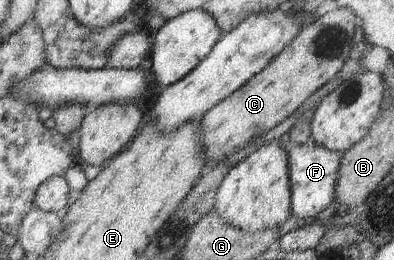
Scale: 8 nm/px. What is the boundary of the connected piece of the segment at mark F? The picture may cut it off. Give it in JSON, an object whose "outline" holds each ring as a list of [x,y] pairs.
{"outline":[[[290,145],[287,148],[287,168],[291,185],[291,212],[299,218],[313,218],[335,200],[342,153],[331,152],[321,145]]]}

